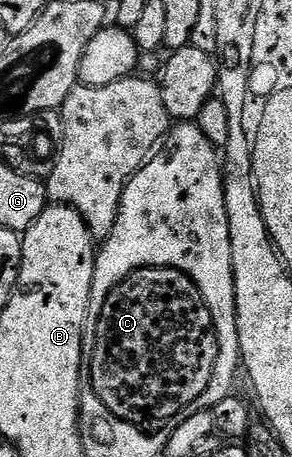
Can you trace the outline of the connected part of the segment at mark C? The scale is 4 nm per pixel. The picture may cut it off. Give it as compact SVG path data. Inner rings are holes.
M139 269L139 271L130 274L123 283L116 285L107 297L106 303L103 304L102 315L96 324L95 343L90 349L88 361L90 377L88 377L88 381L94 387L95 394L98 395L98 399L101 399L102 405L116 418L122 419L129 425L144 427L167 422L164 420L170 418L173 420L186 407L190 407L190 403L194 403L194 399L198 399L198 395L202 395L202 391L206 391L206 383L210 383L210 375L214 375L214 359L218 359L218 339L212 326L212 316L196 284L185 273L179 272L177 269Z

